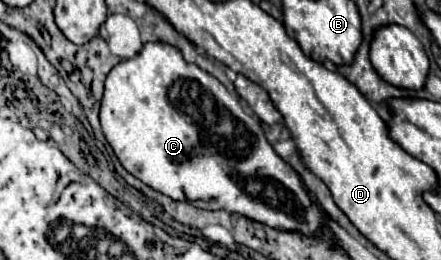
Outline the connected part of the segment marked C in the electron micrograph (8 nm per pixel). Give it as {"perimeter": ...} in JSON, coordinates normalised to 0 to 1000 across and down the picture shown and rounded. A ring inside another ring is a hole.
{"perimeter":[[[329,165],[315,212],[252,265],[229,388],[229,488],[274,635],[329,712],[397,773],[456,773],[469,781],[469,804],[510,804],[637,888],[710,904],[728,896],[737,865],[732,812],[701,765],[683,681],[601,535],[587,458],[556,427],[542,381],[483,288],[424,242],[410,196],[379,165]]]}

